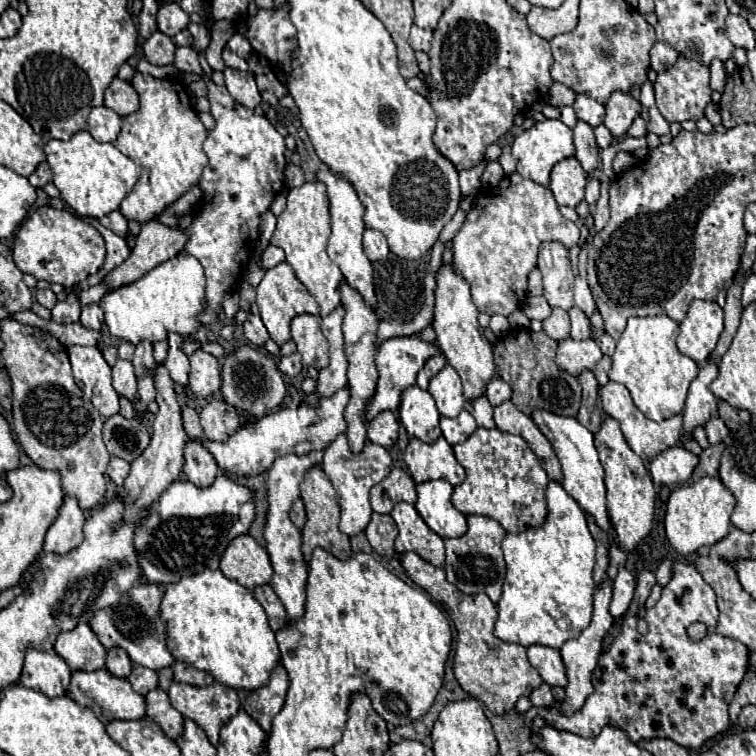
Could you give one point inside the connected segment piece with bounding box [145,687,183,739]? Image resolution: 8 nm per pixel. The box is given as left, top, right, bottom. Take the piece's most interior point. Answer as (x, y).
(159, 709)

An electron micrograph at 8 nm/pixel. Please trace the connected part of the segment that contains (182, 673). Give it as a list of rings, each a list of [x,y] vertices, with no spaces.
[[[177,661],[173,665],[173,671],[175,671],[175,681],[179,681],[179,683],[189,683],[189,685],[197,685],[197,687],[205,687],[207,685],[207,681],[205,681],[207,673],[199,671],[199,669],[195,669],[195,667],[187,665],[187,663]]]

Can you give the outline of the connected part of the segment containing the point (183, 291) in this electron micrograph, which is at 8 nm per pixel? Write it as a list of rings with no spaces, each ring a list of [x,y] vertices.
[[[179,251],[175,257],[159,263],[137,281],[109,291],[99,301],[99,307],[105,313],[105,325],[109,327],[111,335],[133,345],[145,339],[149,343],[167,341],[169,333],[179,333],[183,339],[191,337],[199,331],[201,323],[197,317],[205,313],[207,307],[203,267],[195,257]]]

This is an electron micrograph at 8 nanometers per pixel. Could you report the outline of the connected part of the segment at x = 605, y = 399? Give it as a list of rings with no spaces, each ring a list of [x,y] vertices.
[[[609,381],[607,385],[603,385],[603,387],[599,389],[599,395],[601,395],[603,411],[605,411],[609,417],[613,417],[613,419],[617,419],[617,421],[621,423],[621,431],[623,431],[623,435],[625,435],[629,447],[631,447],[645,463],[649,463],[655,455],[659,455],[659,453],[665,451],[667,447],[673,447],[673,445],[679,443],[679,435],[681,435],[681,429],[683,429],[683,415],[673,415],[673,417],[669,417],[669,419],[663,419],[661,423],[651,421],[651,419],[647,419],[647,417],[635,407],[635,403],[633,403],[633,399],[631,399],[627,387],[621,385],[621,383],[615,383],[615,381]]]

